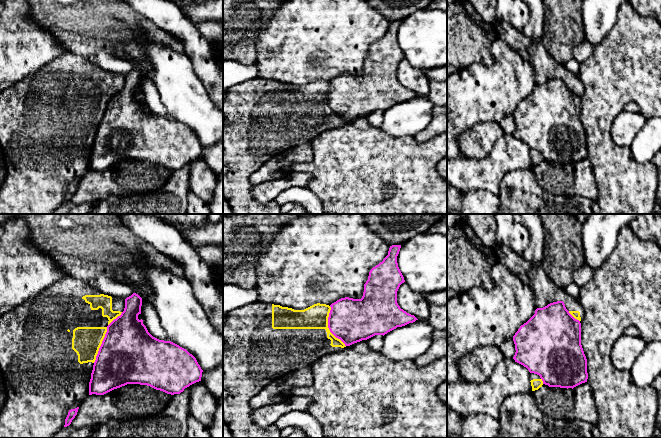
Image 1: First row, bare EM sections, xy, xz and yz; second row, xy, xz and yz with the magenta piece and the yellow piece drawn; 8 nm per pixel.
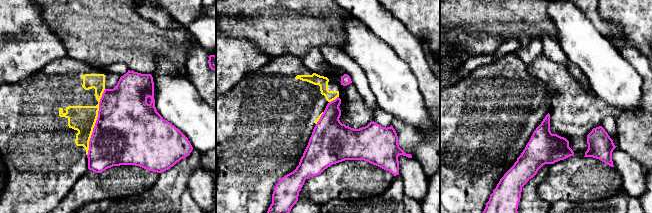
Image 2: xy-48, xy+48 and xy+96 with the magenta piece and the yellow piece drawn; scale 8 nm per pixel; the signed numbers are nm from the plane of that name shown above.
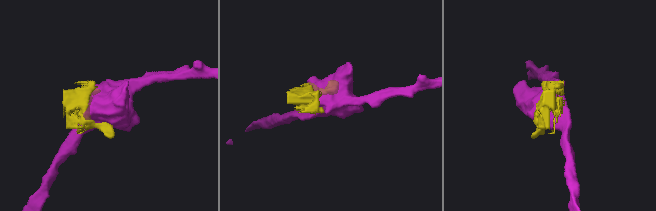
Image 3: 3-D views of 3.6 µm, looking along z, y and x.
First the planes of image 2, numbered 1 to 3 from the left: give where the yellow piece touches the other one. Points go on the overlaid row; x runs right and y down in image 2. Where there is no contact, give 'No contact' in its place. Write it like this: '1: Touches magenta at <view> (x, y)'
1: Touches magenta at xy-48 (96, 122)
2: Touches magenta at xy+48 (333, 100)
3: No contact

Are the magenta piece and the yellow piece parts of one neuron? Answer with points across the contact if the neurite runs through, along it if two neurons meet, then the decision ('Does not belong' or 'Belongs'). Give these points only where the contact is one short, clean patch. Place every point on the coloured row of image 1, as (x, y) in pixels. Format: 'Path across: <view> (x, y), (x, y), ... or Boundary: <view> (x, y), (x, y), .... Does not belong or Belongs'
Does not belong

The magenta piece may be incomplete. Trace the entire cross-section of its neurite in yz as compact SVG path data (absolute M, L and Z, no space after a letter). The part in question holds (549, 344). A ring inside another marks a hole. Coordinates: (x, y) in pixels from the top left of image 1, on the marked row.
M563 301L537 308L535 314L513 336L515 362L540 376L549 387L574 388L587 382L587 359L581 345L581 323L566 309Z

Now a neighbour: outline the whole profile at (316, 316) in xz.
M254 304L241 307L227 314L223 322L223 389L227 396L223 398L223 422L227 423L233 438L281 438L280 430L257 427L252 418L249 402L254 395L275 379L288 373L311 367L324 355L342 350L345 344L336 338L328 328L331 307L326 304L314 304L304 310L294 310L274 304Z

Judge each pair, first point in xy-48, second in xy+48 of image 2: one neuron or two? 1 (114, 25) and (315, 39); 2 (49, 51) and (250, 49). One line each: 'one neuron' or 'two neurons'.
1: one neuron
2: one neuron

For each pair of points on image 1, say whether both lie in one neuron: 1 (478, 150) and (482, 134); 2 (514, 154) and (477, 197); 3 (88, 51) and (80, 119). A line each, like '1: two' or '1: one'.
1: one
2: two
3: two

